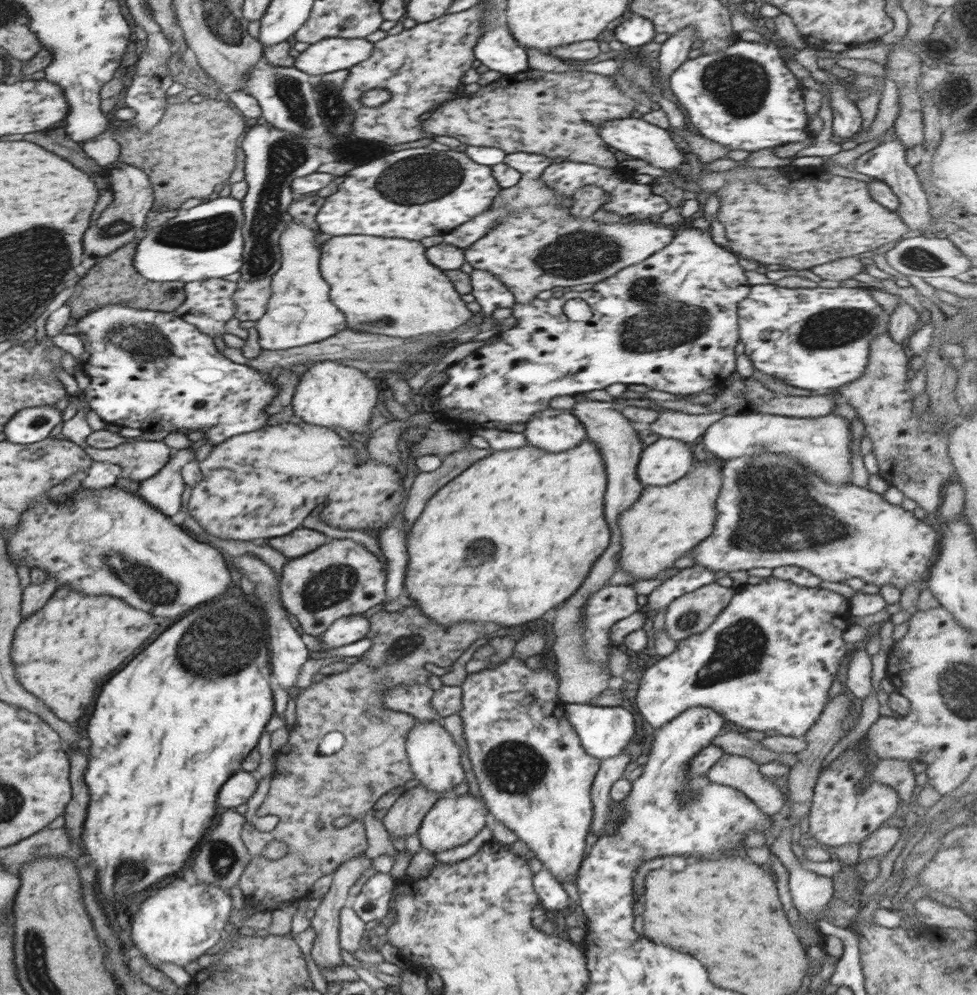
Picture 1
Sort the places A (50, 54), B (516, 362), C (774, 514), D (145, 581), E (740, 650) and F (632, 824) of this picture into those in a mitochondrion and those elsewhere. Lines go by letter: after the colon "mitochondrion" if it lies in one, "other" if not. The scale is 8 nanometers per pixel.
A: other
B: other
C: mitochondrion
D: mitochondrion
E: mitochondrion
F: other

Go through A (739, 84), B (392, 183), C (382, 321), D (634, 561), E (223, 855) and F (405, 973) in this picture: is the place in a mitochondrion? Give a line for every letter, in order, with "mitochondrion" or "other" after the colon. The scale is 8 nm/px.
A: mitochondrion
B: mitochondrion
C: mitochondrion
D: other
E: mitochondrion
F: other

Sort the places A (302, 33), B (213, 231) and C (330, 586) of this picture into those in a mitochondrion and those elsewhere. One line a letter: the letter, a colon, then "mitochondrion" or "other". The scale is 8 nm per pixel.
A: other
B: mitochondrion
C: mitochondrion

